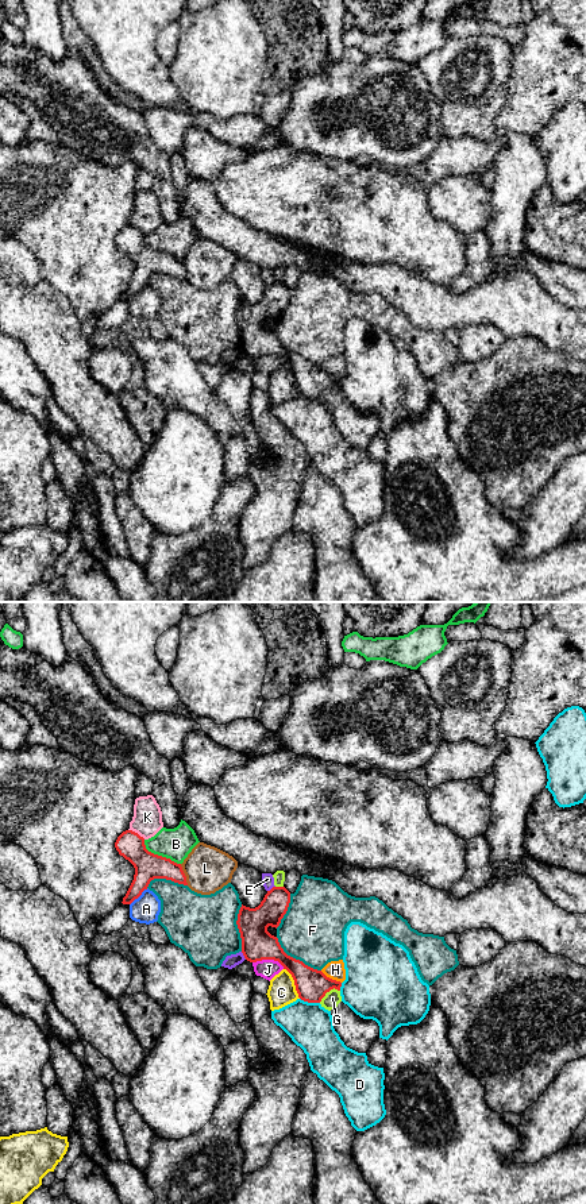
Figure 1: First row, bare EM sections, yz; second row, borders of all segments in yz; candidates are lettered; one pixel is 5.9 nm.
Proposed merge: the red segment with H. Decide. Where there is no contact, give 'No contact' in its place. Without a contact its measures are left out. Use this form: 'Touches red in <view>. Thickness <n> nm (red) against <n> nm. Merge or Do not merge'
Touches red in yz. Thickness 190 nm (red) against 110 nm. Do not merge

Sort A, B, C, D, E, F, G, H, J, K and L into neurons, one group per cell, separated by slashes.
A / B / C / D / E H / F / G / J / K / L

